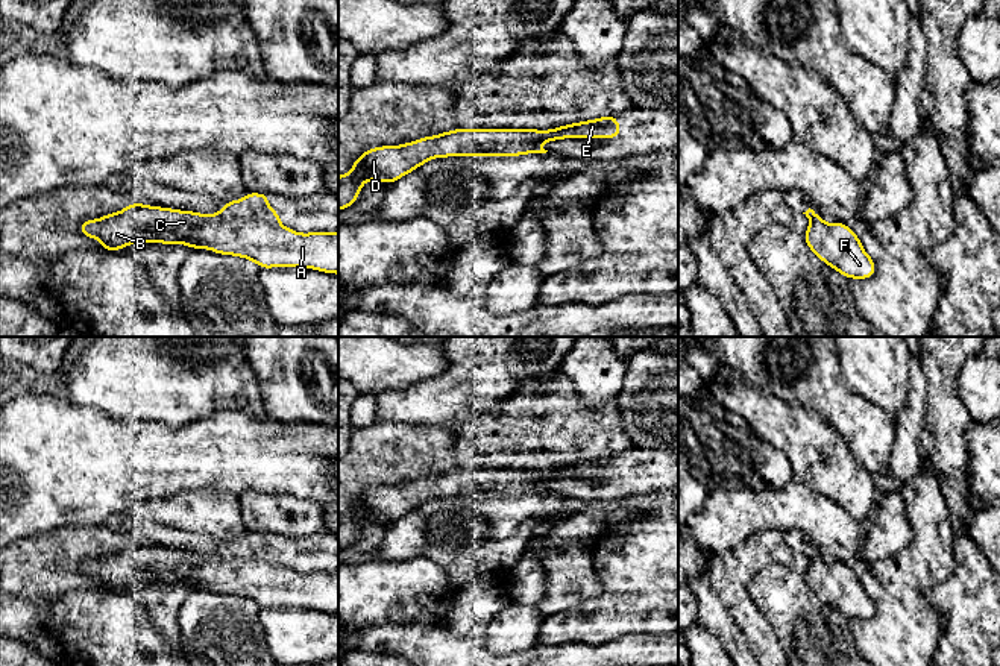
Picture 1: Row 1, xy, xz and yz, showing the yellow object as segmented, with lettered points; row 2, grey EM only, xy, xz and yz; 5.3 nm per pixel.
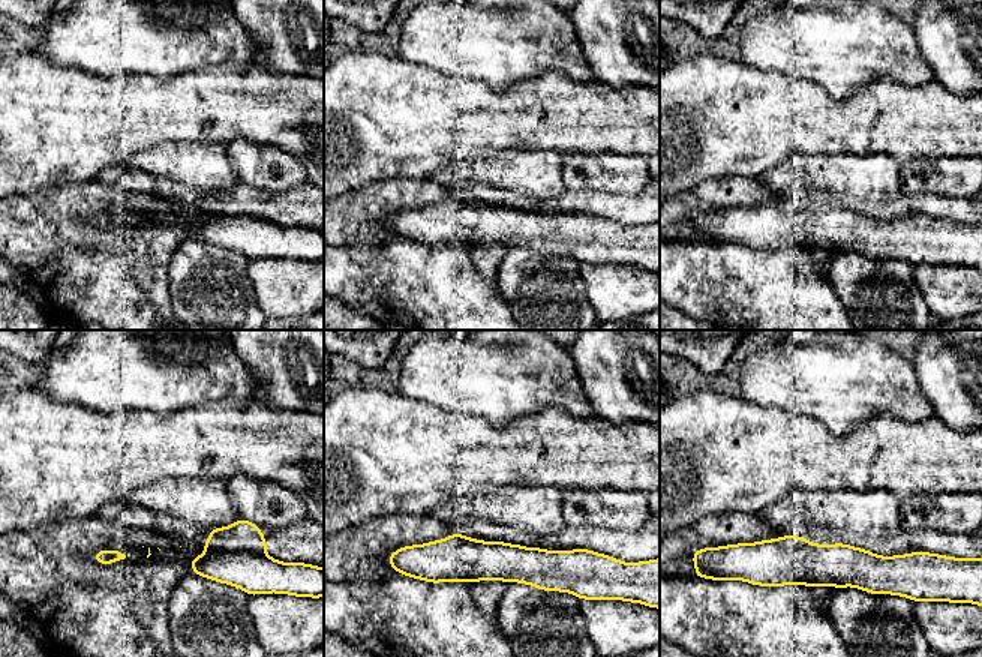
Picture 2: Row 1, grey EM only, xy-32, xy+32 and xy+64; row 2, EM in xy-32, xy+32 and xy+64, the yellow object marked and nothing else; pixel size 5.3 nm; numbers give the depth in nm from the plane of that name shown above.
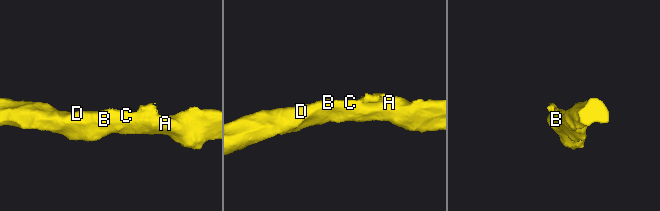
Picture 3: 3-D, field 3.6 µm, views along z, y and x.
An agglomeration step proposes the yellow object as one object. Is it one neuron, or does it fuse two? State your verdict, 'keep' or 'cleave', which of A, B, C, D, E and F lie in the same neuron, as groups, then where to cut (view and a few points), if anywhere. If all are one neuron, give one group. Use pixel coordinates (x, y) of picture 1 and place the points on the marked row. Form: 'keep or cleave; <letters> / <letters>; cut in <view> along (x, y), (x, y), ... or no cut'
cleave; A B C D F / E; cut in xy along (217, 214), (223, 217), (264, 219), (276, 223)

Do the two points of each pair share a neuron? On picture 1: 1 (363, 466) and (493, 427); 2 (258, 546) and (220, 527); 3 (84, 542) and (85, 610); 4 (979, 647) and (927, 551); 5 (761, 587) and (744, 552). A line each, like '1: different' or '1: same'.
1: same
2: different
3: different
4: different
5: different

